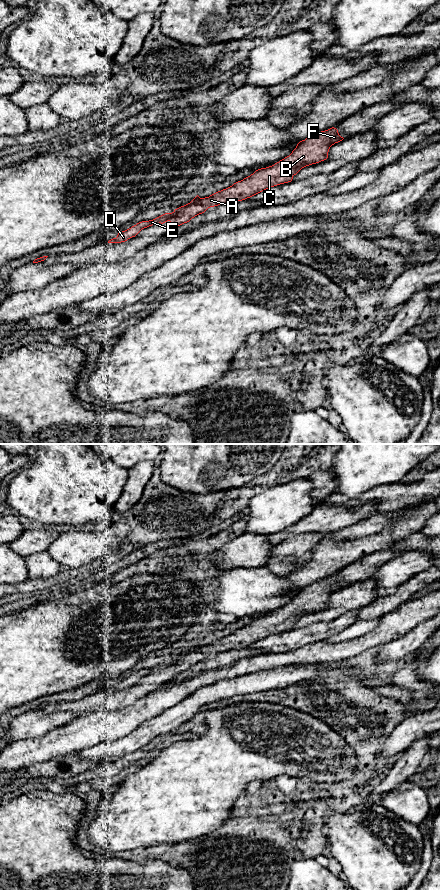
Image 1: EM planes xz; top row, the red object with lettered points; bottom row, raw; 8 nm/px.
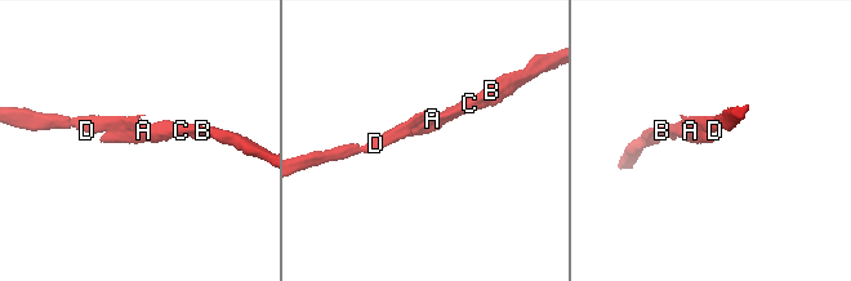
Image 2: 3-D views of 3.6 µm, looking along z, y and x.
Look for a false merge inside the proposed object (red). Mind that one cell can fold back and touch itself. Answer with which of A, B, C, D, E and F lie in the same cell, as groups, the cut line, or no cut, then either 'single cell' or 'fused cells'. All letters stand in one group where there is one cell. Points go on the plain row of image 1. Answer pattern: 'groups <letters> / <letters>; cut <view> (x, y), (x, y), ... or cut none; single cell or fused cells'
groups A B C F / D E; cut xz (200, 646), (160, 670); fused cells

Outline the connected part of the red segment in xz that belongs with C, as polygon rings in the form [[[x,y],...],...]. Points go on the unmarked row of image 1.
[[[334,575],[318,580],[300,589],[289,604],[274,613],[258,617],[232,634],[209,645],[200,646],[196,651],[186,654],[181,660],[173,662],[161,672],[170,669],[178,675],[210,655],[242,649],[270,635],[291,630],[293,624],[302,616],[326,608],[330,595],[343,587]]]

